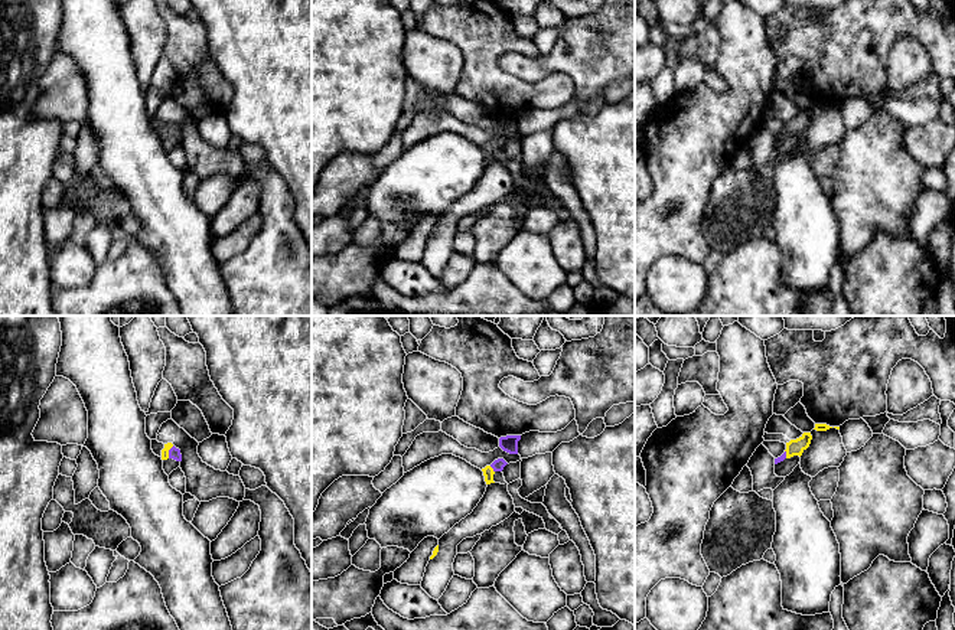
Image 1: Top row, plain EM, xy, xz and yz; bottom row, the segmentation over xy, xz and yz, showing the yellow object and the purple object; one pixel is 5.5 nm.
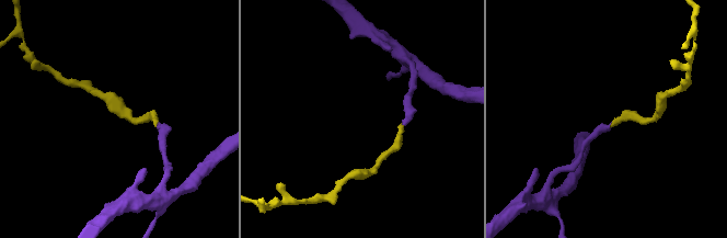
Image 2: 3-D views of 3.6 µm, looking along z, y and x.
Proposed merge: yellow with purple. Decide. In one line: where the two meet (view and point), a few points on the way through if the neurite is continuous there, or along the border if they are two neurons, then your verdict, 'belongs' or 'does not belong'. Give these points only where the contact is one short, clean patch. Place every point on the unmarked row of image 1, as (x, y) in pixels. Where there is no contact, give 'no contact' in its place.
xz (492, 146) | across xz (488, 149), (492, 146), (498, 142) | belongs

